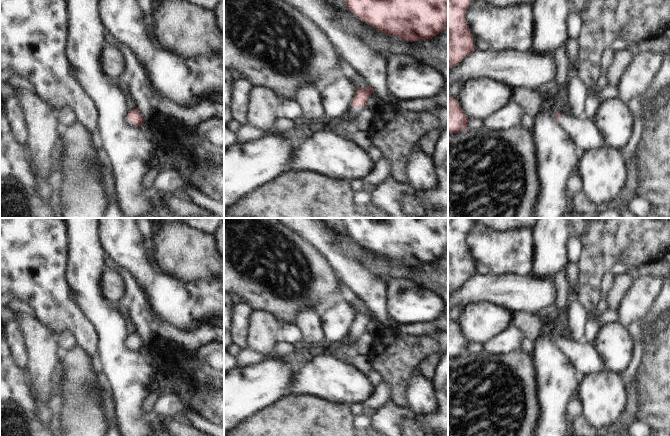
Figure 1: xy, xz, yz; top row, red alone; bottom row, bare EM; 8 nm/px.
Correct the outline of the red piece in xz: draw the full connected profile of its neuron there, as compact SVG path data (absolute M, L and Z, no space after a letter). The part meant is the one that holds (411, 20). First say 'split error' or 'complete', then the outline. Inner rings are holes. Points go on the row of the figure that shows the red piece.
complete; M345 0L345 3L360 20L406 41L431 40L448 29L448 0Z

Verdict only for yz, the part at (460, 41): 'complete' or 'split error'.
complete

